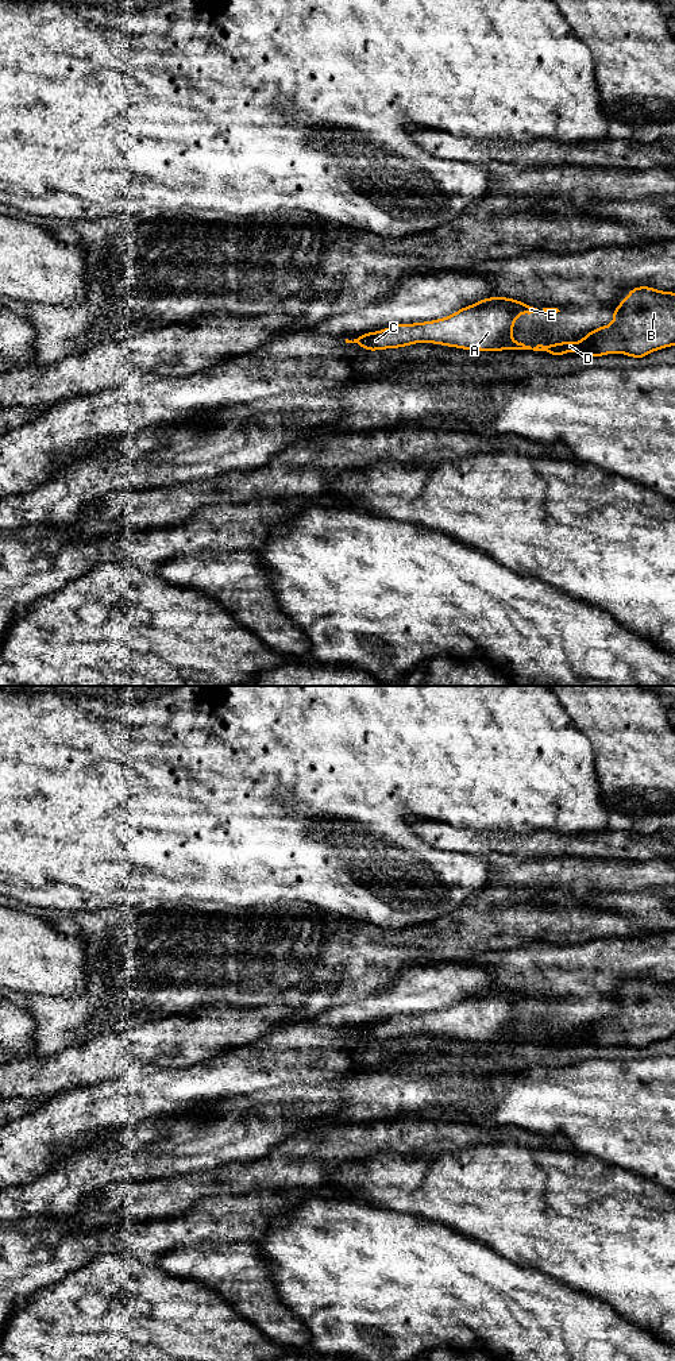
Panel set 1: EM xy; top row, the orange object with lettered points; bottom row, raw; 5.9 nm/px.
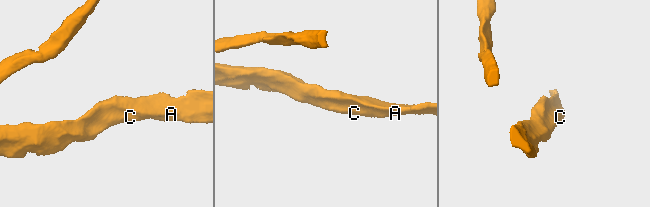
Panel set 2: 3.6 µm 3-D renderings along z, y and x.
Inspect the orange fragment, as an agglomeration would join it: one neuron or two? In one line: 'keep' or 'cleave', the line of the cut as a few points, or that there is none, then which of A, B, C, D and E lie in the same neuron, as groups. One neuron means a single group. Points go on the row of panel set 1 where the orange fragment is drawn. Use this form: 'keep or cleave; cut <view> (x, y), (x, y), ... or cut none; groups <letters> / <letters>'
keep; cut none; groups A B C D E

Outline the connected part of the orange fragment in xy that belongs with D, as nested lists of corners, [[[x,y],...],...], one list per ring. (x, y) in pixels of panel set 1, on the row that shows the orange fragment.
[[[649,286],[632,288],[629,296],[612,313],[614,321],[589,332],[580,343],[563,342],[549,346],[525,346],[509,338],[514,331],[513,321],[521,313],[535,313],[537,308],[525,305],[518,300],[508,297],[483,298],[474,305],[466,306],[454,315],[435,321],[416,324],[396,324],[378,332],[367,332],[346,343],[356,343],[364,350],[375,351],[383,348],[397,348],[418,342],[443,344],[464,350],[533,350],[562,356],[568,351],[576,351],[582,358],[602,356],[606,354],[621,352],[632,358],[643,359],[647,354],[675,344],[675,293],[659,292]]]

